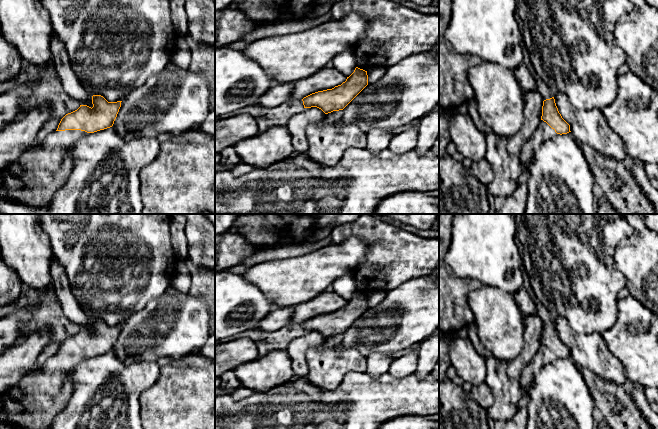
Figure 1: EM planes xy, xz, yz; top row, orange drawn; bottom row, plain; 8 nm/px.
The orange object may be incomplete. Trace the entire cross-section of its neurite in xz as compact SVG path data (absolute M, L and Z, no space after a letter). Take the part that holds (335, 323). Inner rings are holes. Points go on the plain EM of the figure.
M356 291L341 309L304 321L304 332L317 331L325 338L343 334L367 309L367 295Z

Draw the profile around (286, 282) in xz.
M353 236L340 244L332 243L306 255L259 263L247 268L242 276L256 285L279 308L296 306L313 300L326 292L326 288L338 278L352 273L365 260L367 248L364 239Z

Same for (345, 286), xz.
M352 273L341 276L332 284L332 286L333 292L344 298L346 301L349 301L357 291Z

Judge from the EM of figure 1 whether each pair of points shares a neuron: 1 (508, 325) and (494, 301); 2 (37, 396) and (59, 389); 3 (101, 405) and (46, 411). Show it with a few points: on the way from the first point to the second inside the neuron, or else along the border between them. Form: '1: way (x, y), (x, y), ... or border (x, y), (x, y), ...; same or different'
1: way (502, 319), (494, 311), (494, 307); same
2: way (42, 392), (54, 389); same
3: border (73, 388), (68, 403), (53, 418); different

